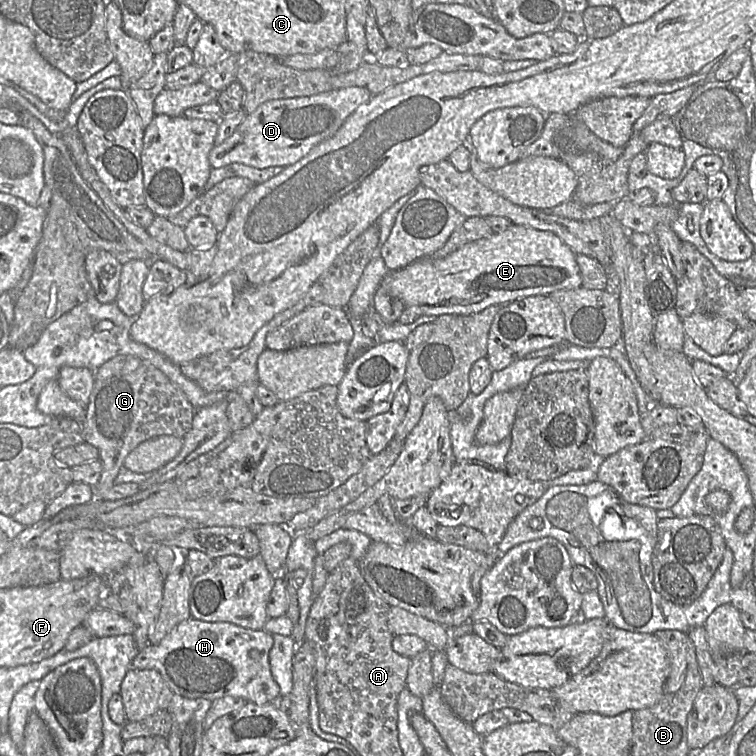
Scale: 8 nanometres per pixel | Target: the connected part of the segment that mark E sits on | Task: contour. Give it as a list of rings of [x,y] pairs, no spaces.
[[[511,224],[503,232],[465,244],[444,258],[425,257],[403,269],[388,271],[379,287],[402,301],[406,308],[412,308],[419,316],[470,315],[492,305],[509,304],[528,296],[548,296],[555,291],[582,287],[582,276],[576,254],[557,235]]]

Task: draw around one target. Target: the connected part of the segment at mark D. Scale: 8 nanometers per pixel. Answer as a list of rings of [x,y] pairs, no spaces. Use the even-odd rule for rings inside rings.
[[[347,87],[312,96],[274,99],[248,114],[235,132],[209,152],[213,168],[242,163],[258,169],[292,165],[335,134],[345,120],[373,95],[363,87]]]

